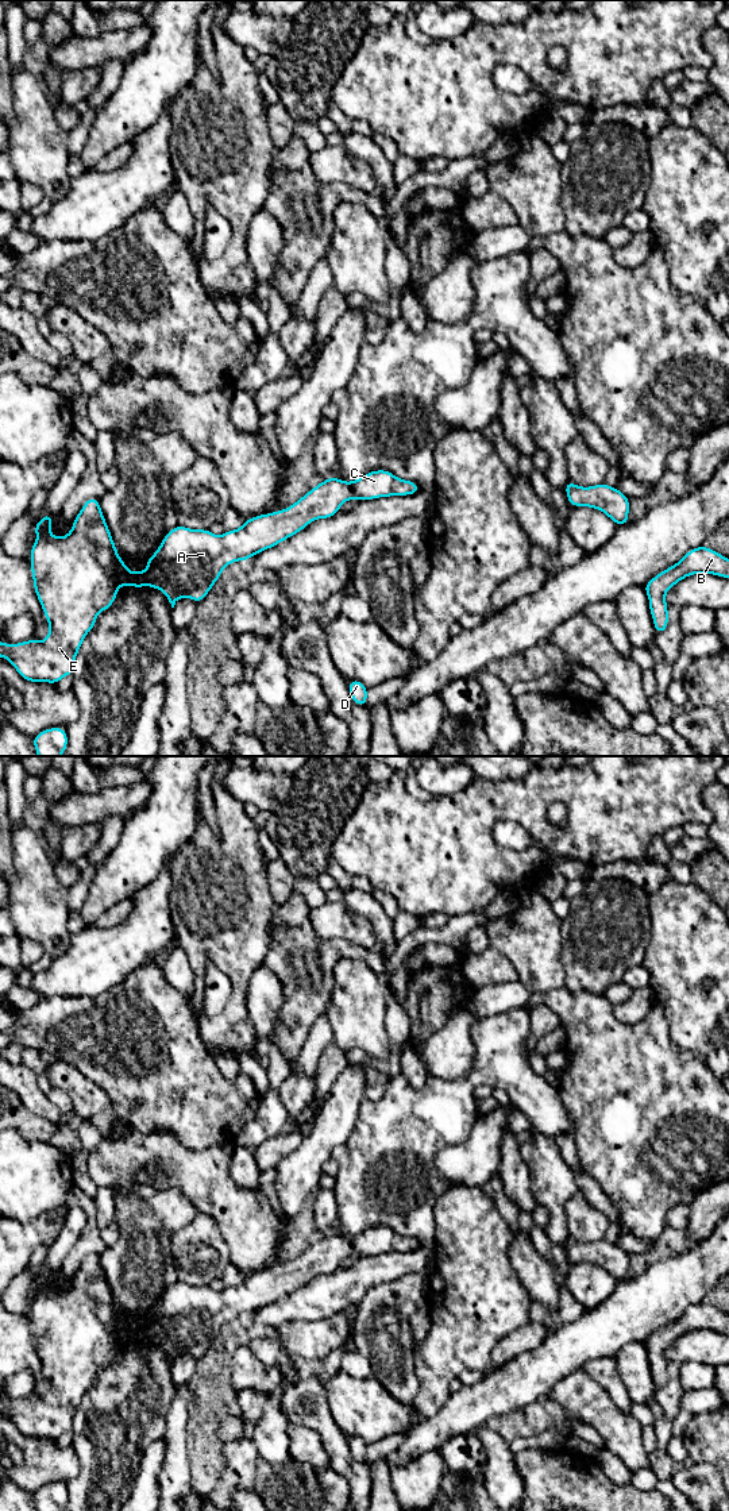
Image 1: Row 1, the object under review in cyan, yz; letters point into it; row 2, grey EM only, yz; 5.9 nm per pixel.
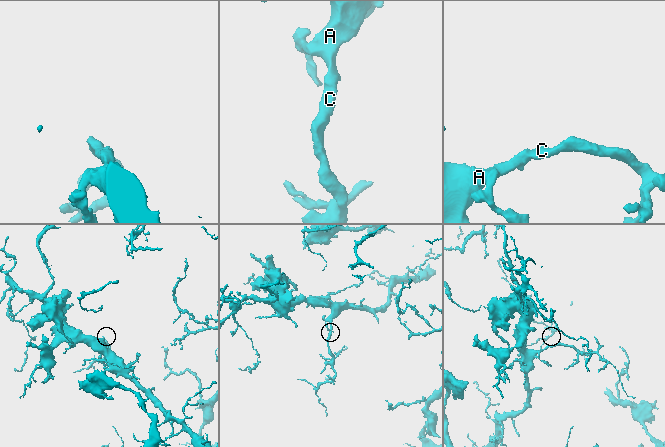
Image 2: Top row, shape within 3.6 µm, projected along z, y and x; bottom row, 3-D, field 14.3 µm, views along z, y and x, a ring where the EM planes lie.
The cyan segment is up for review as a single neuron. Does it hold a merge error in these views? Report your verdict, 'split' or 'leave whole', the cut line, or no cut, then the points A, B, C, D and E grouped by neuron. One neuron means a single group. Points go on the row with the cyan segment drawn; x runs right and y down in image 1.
leave whole; cut none; groups A B C D E

